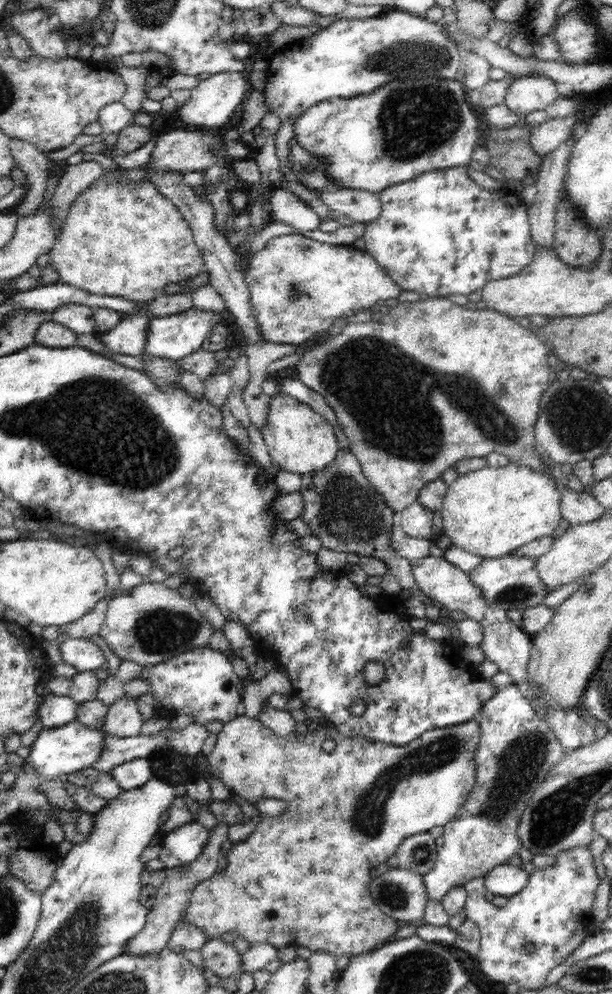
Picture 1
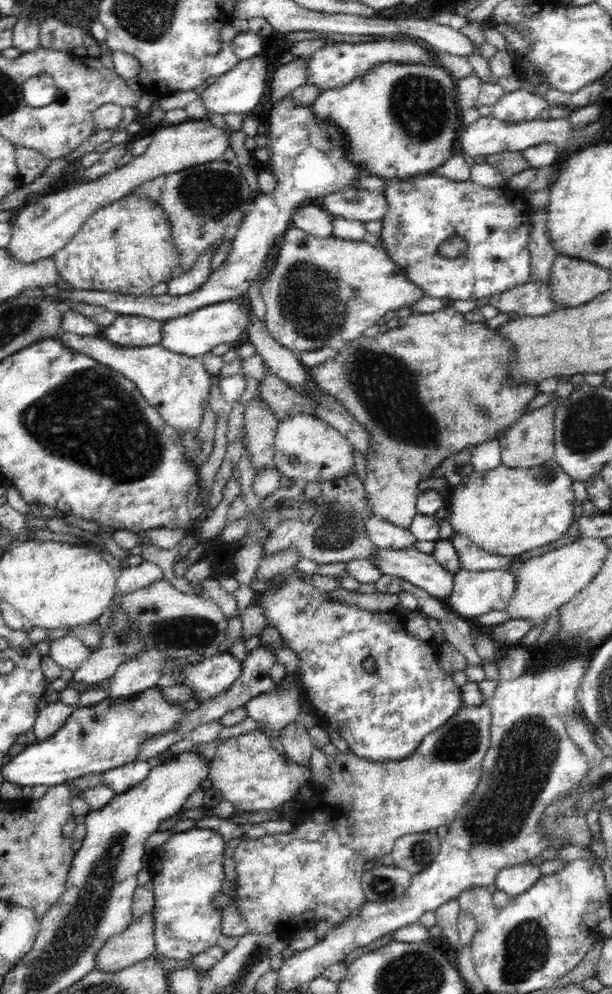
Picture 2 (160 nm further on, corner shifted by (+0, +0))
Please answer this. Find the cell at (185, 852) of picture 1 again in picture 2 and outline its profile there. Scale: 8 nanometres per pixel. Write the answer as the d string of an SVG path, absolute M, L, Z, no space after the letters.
M195 826L172 834L148 855L148 870L152 878L149 888L155 898L151 911L155 953L174 960L188 960L218 944L223 912L214 907L214 898L222 893L226 879L224 852L228 850L224 838L214 829Z

